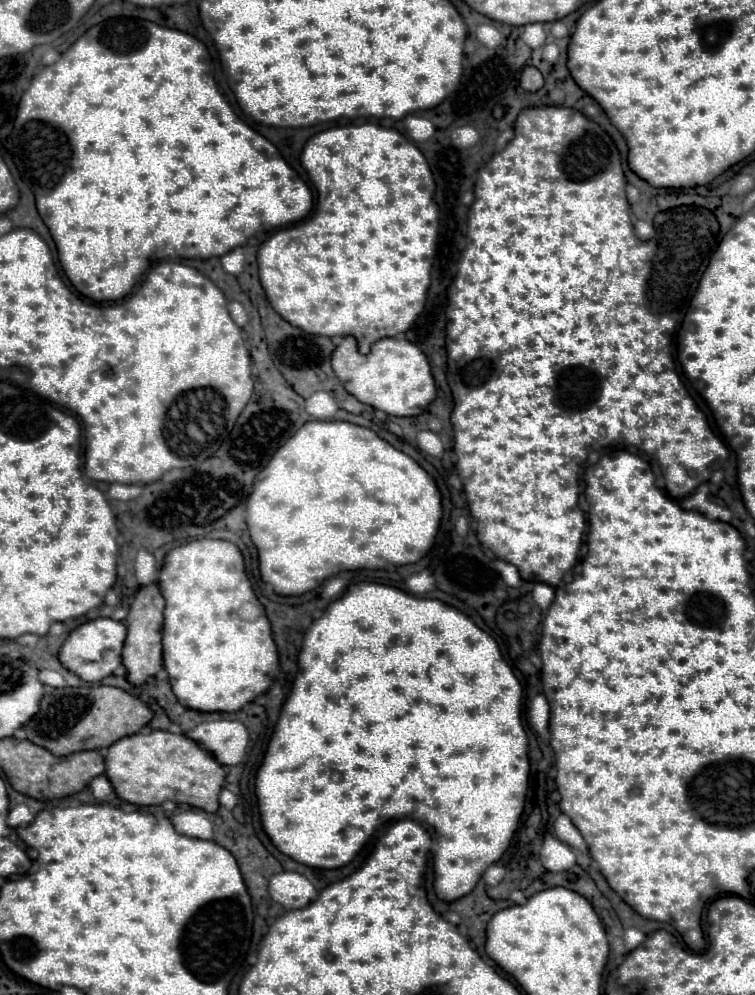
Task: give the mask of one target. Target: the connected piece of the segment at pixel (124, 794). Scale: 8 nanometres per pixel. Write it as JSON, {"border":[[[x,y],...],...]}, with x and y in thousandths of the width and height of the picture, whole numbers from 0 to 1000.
{"border":[[[201,734],[199,738],[183,736],[148,748],[140,758],[140,778],[156,800],[167,806],[201,810],[225,804],[233,808],[252,808],[273,816],[286,816],[291,810],[289,798],[297,790],[299,772],[252,740]]]}

